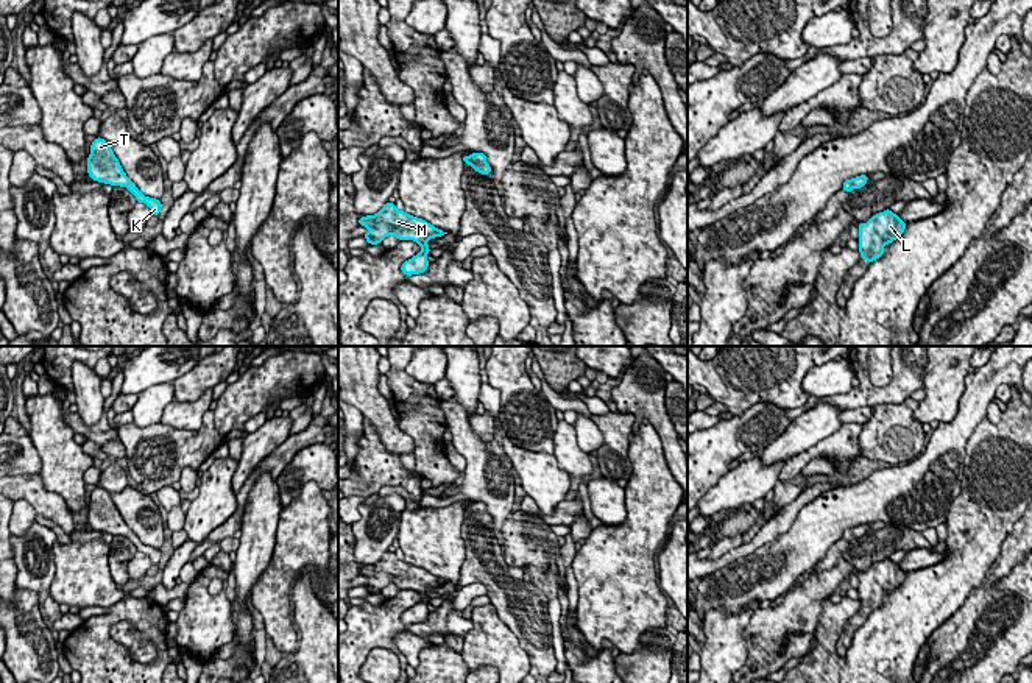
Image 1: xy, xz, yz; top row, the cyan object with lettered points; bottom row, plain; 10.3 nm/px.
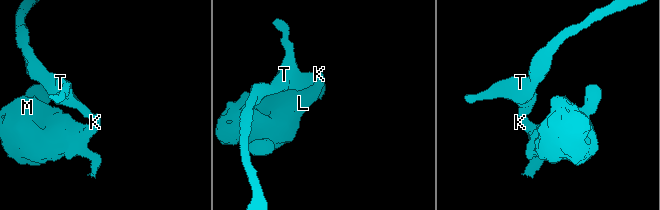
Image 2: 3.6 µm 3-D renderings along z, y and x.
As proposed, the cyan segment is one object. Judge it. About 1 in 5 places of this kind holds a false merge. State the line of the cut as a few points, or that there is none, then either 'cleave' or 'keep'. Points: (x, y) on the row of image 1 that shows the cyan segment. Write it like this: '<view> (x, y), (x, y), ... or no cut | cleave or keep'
no cut | keep

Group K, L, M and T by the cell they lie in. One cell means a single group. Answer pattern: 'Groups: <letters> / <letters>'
Groups: K L M T

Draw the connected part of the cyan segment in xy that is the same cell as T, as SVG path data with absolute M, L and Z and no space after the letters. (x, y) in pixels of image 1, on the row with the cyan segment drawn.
M97 137L90 145L90 154L87 157L87 173L92 181L126 187L137 200L145 203L153 215L159 215L162 203L161 200L145 196L136 184L126 176L118 159L115 157L111 143L101 137Z

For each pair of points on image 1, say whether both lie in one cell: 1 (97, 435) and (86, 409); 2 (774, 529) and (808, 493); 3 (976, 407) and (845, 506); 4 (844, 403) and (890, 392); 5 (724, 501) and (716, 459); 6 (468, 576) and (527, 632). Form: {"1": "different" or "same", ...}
{"1": "different", "2": "same", "3": "same", "4": "same", "5": "different", "6": "same"}

